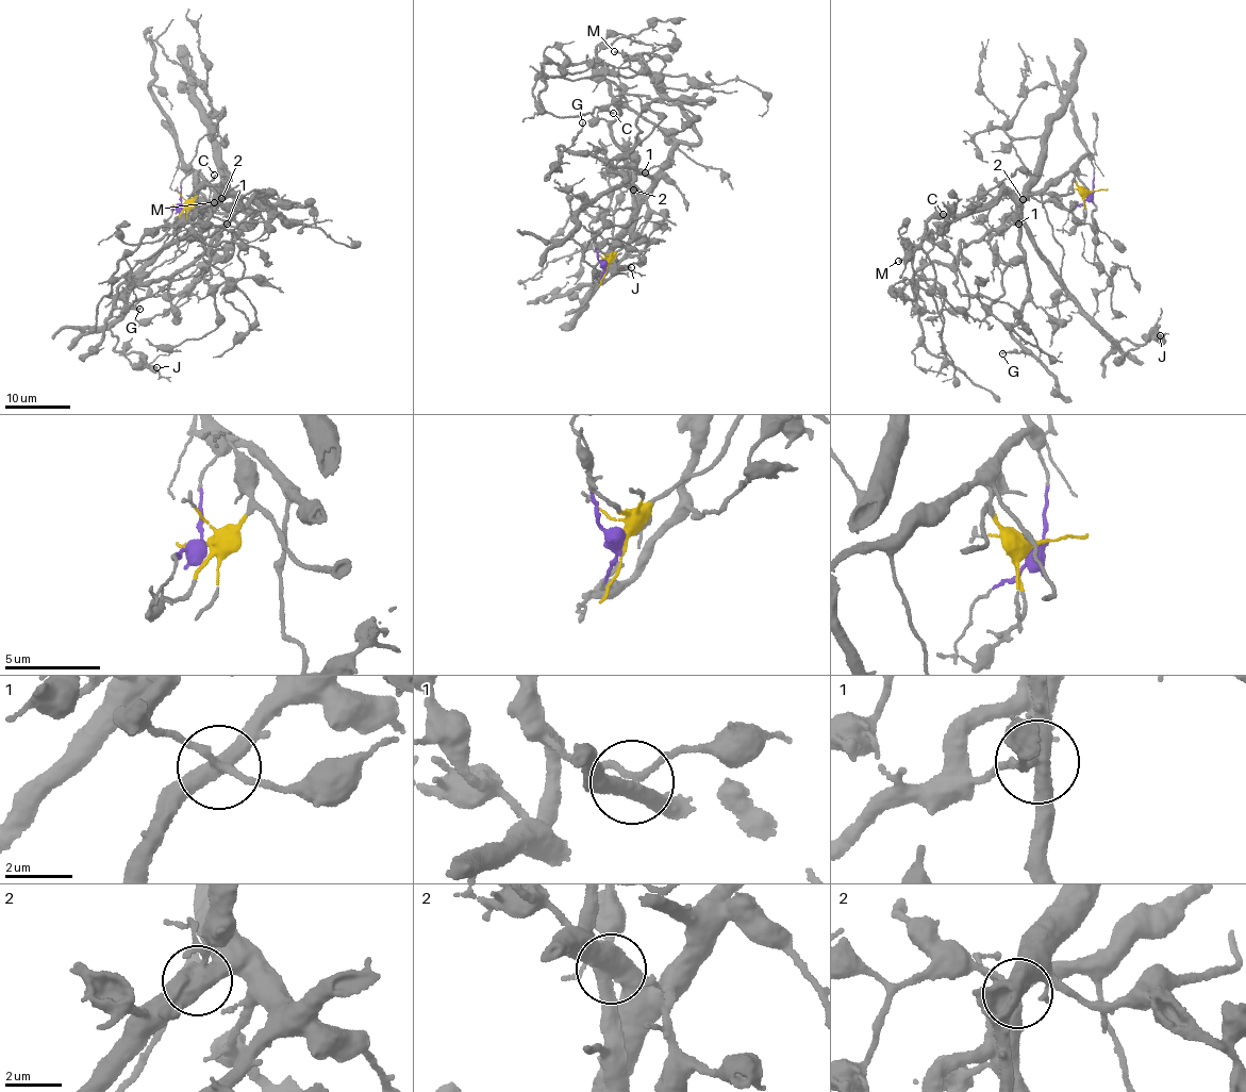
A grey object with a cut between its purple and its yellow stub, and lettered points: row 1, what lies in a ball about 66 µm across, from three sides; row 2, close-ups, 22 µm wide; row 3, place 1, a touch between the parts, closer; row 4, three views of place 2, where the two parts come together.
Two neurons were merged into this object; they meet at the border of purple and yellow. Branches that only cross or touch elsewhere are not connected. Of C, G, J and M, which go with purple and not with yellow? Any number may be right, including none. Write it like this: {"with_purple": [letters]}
{"with_purple": []}

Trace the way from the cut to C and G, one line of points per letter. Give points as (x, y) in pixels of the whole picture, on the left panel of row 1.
C: (182, 204), (199, 194), (220, 213), (229, 214), (236, 201), (264, 207), (217, 192), (209, 183), (215, 175)
G: (182, 204), (199, 194), (213, 210), (238, 208), (181, 268), (122, 283), (116, 304), (139, 309)

